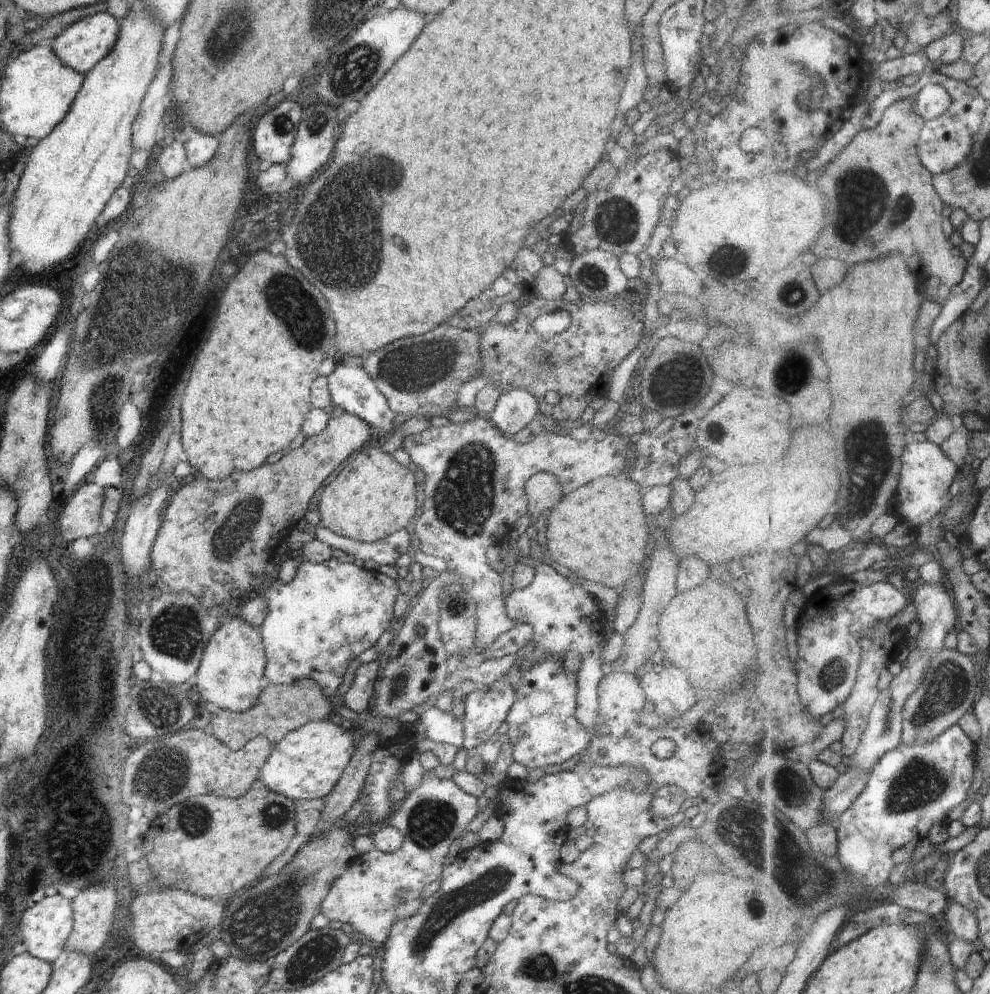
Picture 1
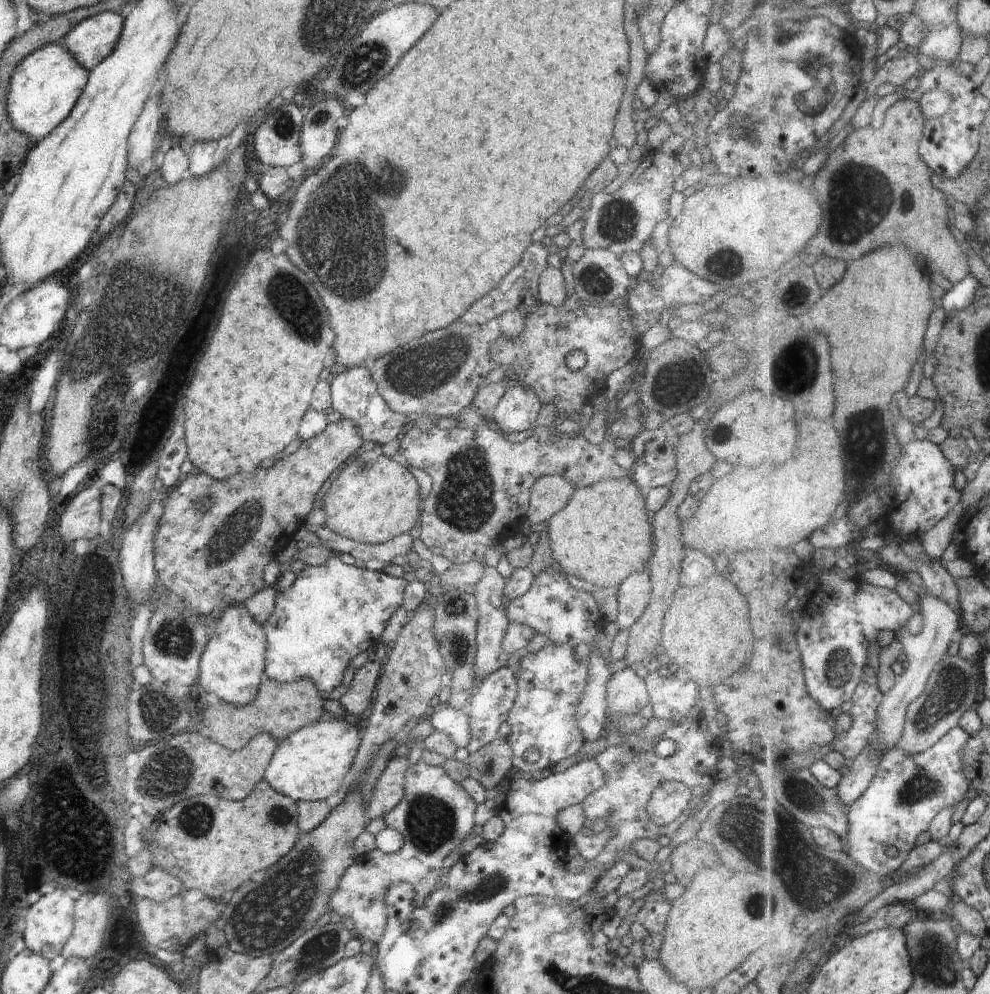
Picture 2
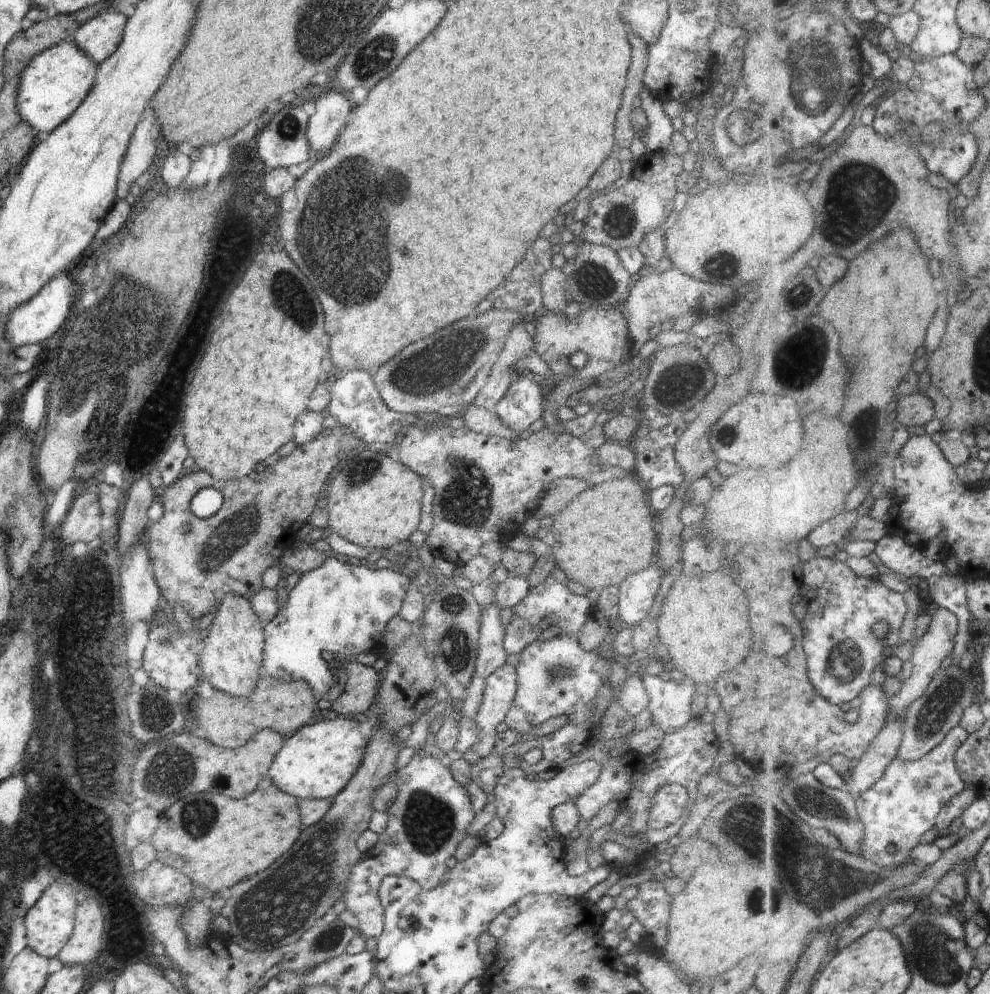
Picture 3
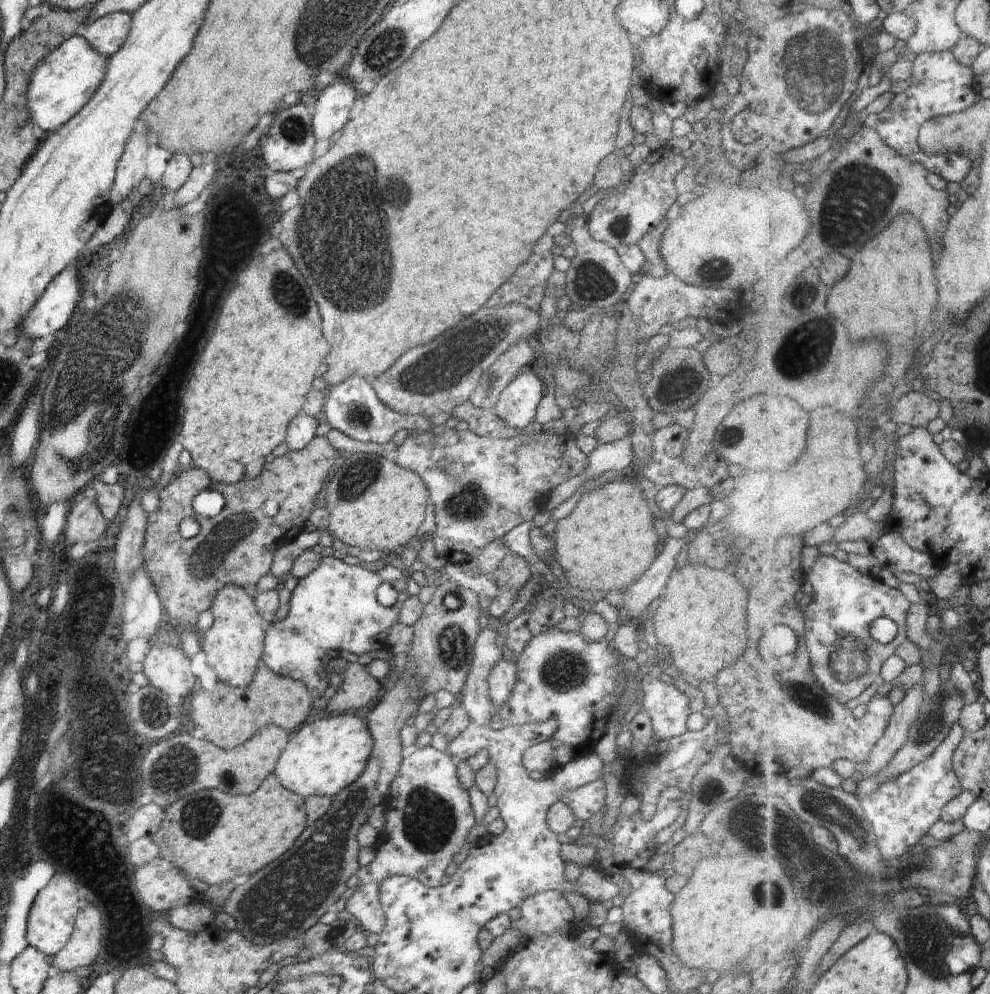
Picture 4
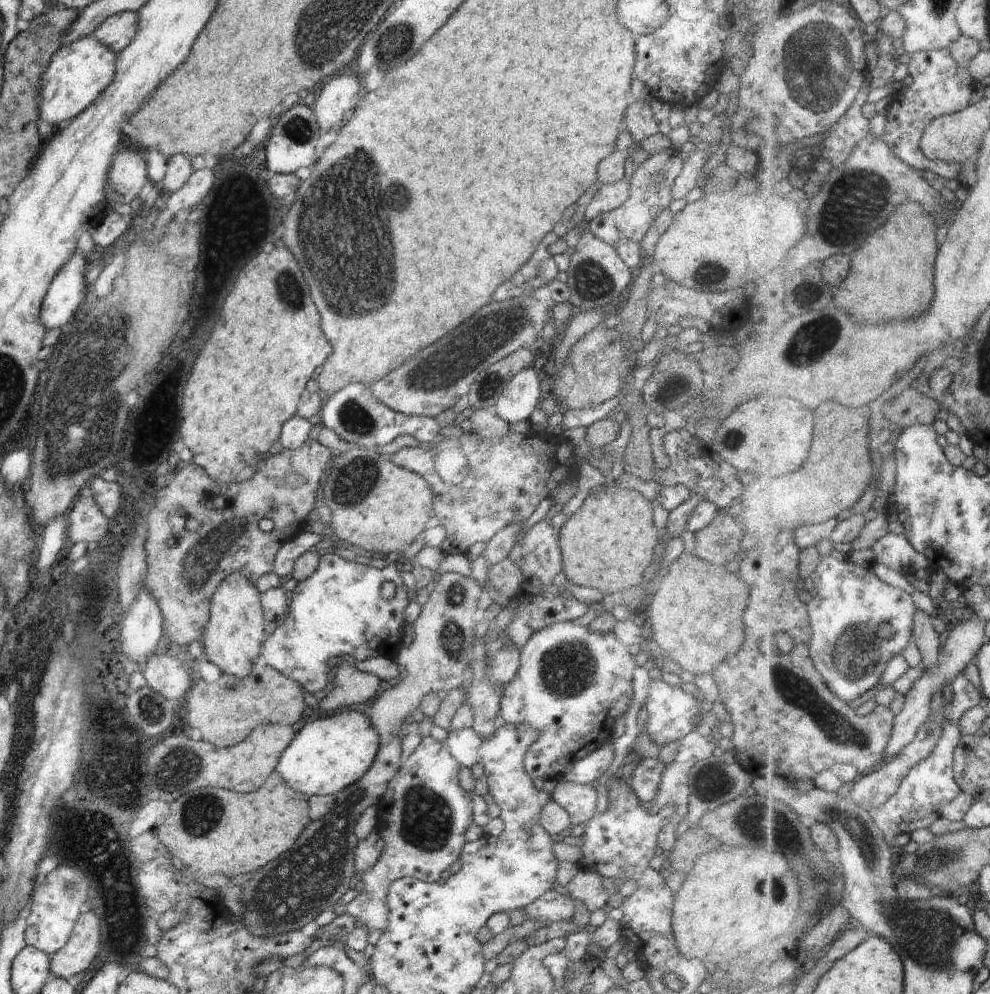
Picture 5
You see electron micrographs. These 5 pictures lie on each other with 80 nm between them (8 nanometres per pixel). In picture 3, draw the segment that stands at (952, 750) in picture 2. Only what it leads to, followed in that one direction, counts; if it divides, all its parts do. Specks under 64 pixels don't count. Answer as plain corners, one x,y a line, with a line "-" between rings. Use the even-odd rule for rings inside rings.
960,724
927,757
907,761
898,756
886,774
857,798
859,815
866,827
862,856
888,868
912,860
912,850
938,824
945,806
968,788
957,765
957,752
970,735

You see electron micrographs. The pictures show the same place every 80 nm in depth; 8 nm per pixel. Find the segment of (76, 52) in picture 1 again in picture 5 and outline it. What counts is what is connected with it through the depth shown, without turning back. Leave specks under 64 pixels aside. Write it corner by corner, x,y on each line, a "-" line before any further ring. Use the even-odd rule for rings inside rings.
137,11
119,12
104,20
91,34
115,53
125,49
138,32

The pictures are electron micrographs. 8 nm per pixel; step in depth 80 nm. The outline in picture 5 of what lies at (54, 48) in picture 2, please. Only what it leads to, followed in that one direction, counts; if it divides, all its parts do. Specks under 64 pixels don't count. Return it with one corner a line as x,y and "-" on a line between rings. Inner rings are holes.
92,35
62,45
50,59
39,86
39,111
44,122
57,130
87,109
108,88
116,72
118,53

